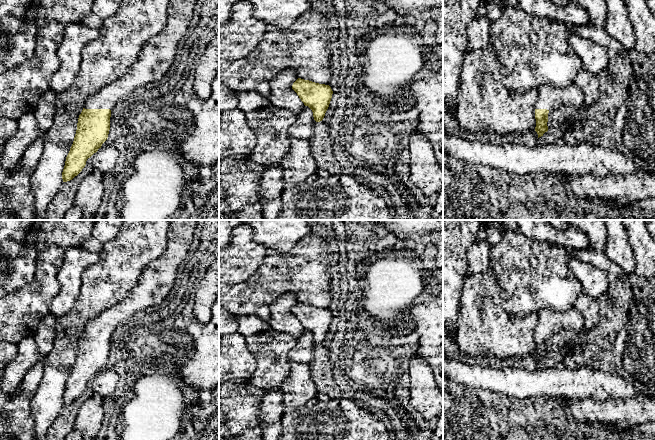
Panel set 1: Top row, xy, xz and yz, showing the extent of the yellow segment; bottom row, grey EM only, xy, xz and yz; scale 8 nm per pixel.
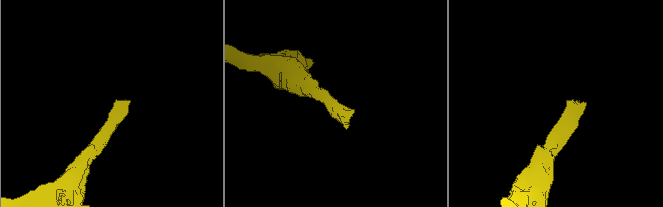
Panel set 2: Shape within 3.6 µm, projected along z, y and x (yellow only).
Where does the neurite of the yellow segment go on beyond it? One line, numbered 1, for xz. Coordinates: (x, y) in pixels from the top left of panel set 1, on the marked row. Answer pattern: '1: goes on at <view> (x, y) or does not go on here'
1: does not go on here

